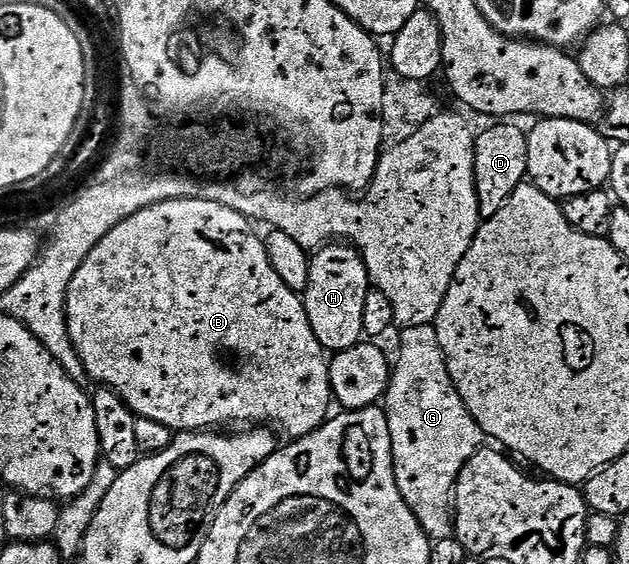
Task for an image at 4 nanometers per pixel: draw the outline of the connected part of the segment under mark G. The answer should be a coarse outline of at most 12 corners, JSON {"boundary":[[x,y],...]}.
{"boundary":[[434,324],[400,333],[385,412],[397,487],[432,542],[485,434]]}

